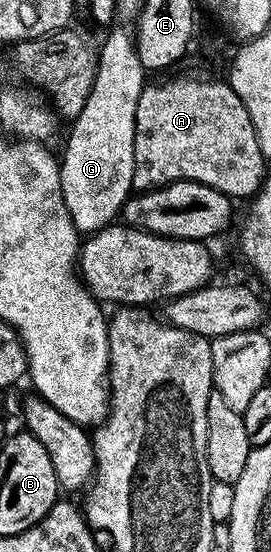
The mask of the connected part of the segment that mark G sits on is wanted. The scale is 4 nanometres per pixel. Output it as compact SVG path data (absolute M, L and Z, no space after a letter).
M119 23L109 29L109 35L98 50L92 91L79 117L70 126L67 147L59 161L64 204L78 232L83 235L110 226L134 190L135 112L139 94L147 85L147 72L139 61L132 26Z

